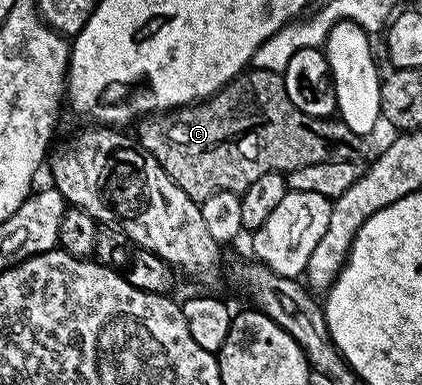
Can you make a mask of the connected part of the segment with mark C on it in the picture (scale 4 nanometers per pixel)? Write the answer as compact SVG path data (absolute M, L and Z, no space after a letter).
M252 68L247 71L246 76L232 79L217 94L212 94L208 98L194 102L191 106L181 106L174 110L156 112L151 116L145 117L139 123L140 134L138 133L138 141L142 148L146 148L146 152L150 152L150 156L154 156L154 160L158 160L158 164L162 164L162 168L166 168L166 172L172 177L174 184L178 184L178 188L182 188L182 192L186 192L186 196L190 196L195 202L201 203L205 202L210 196L214 196L214 192L222 192L223 190L243 192L246 188L250 188L250 184L254 184L254 180L258 180L258 176L266 176L266 172L270 172L271 170L287 172L294 168L302 168L306 164L335 162L337 159L355 159L357 157L356 153L360 150L360 142L362 142L361 135L352 134L346 129L338 128L338 126L336 130L335 125L337 126L337 123L332 118L306 116L298 108L294 108L294 104L290 104L290 96L286 96L284 79L280 74L275 74L269 70Z

